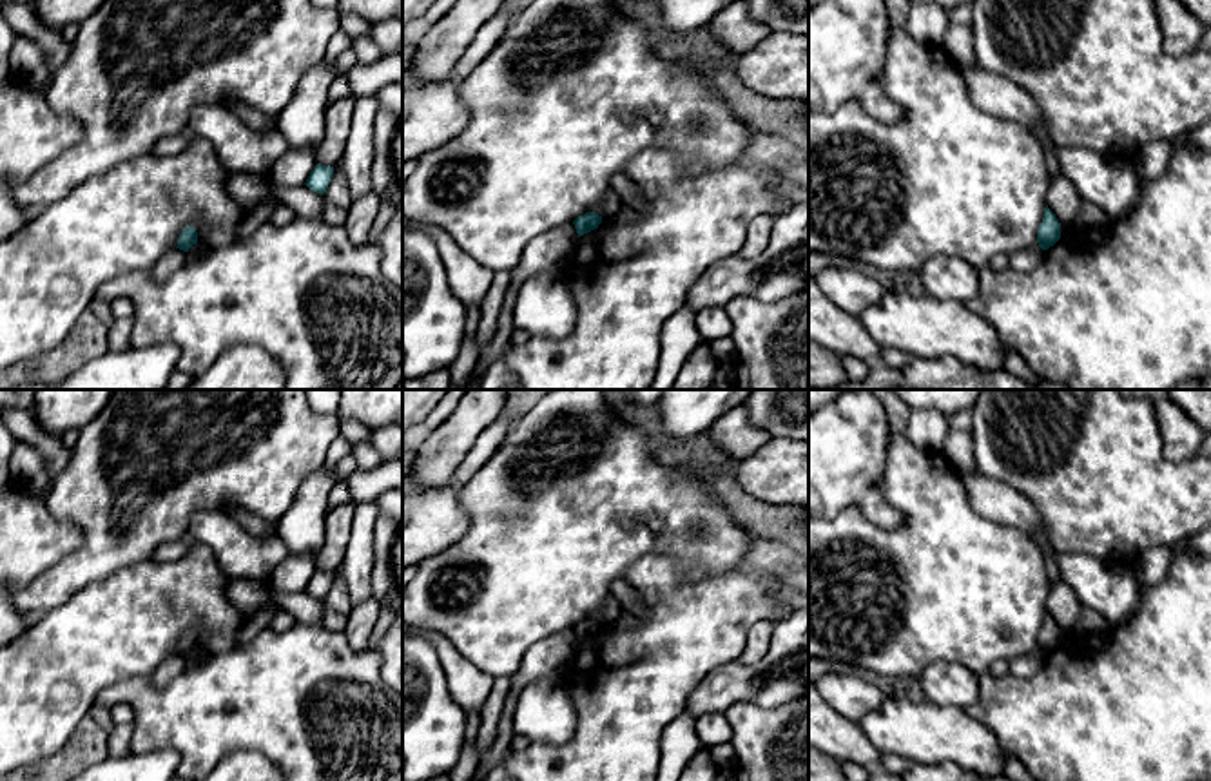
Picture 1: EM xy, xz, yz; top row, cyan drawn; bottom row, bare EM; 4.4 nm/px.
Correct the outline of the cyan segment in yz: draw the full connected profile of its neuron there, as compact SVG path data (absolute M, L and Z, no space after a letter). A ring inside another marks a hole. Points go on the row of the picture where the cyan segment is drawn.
M1046 205L1042 223L1037 230L1037 243L1042 250L1048 250L1059 239L1061 239L1061 223Z

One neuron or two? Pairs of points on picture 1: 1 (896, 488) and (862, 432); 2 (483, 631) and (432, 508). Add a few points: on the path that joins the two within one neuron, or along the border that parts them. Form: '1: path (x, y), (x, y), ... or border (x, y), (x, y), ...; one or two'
1: border (891, 433), (881, 475), (881, 497), (894, 510); two
2: border (459, 504), (468, 517), (468, 530), (421, 562); two

